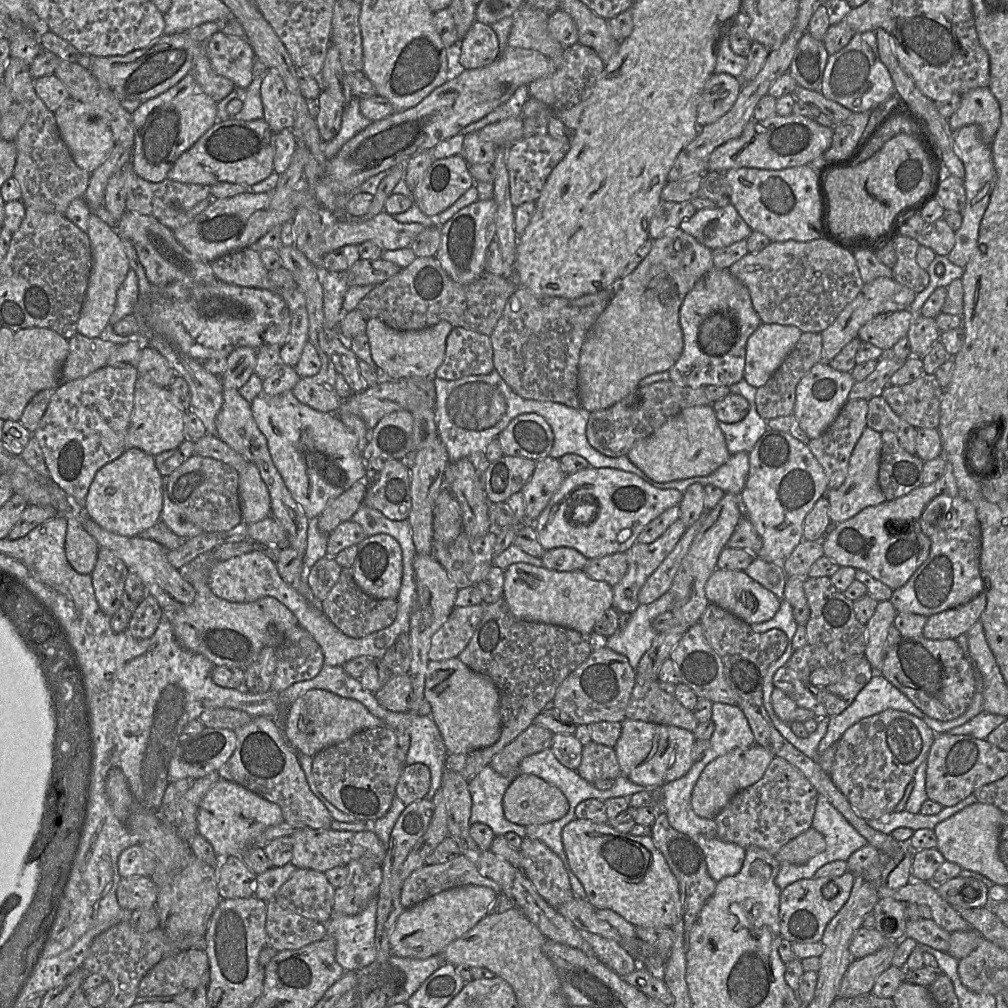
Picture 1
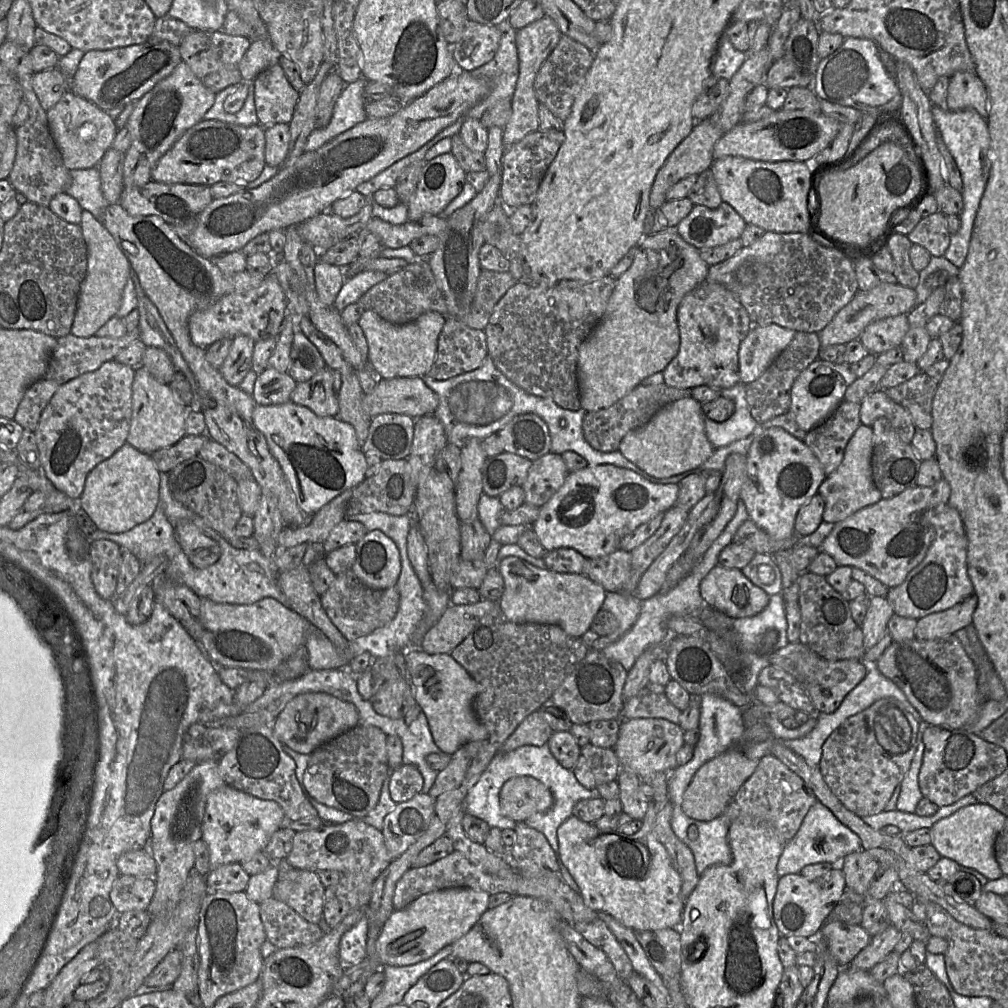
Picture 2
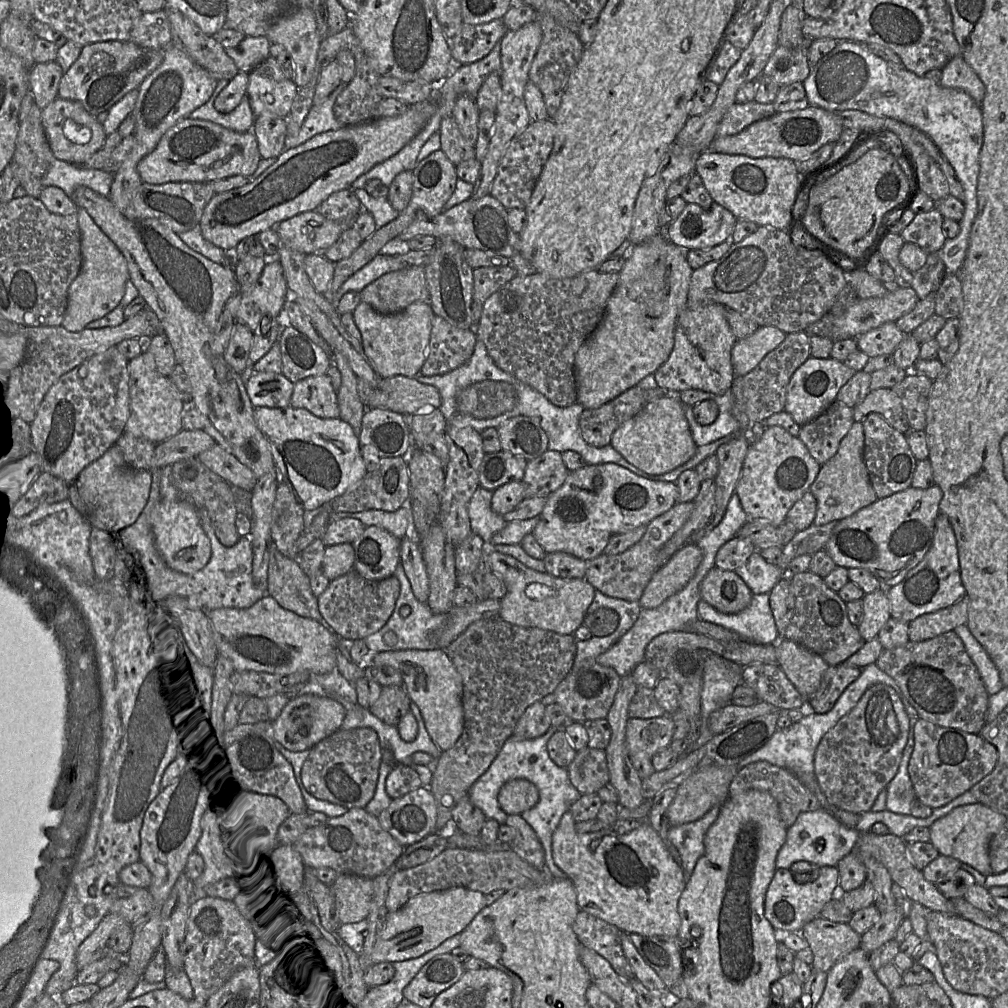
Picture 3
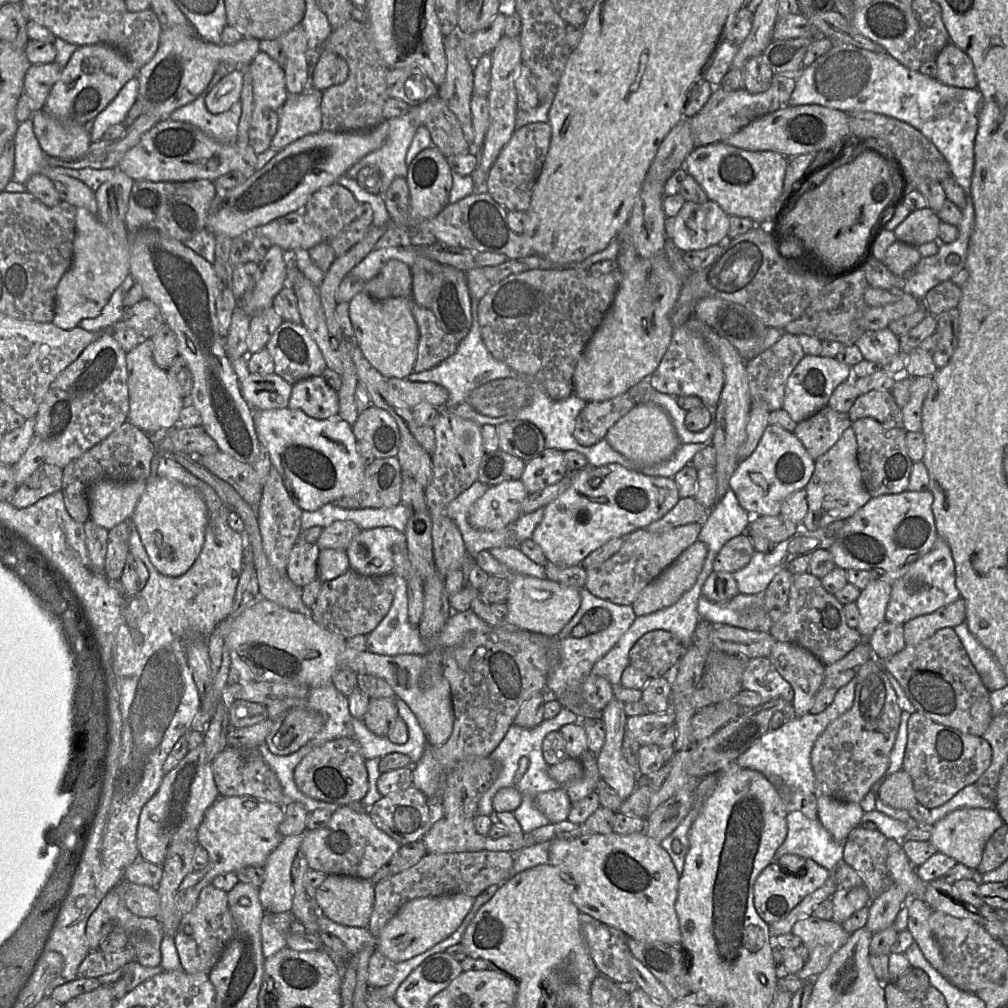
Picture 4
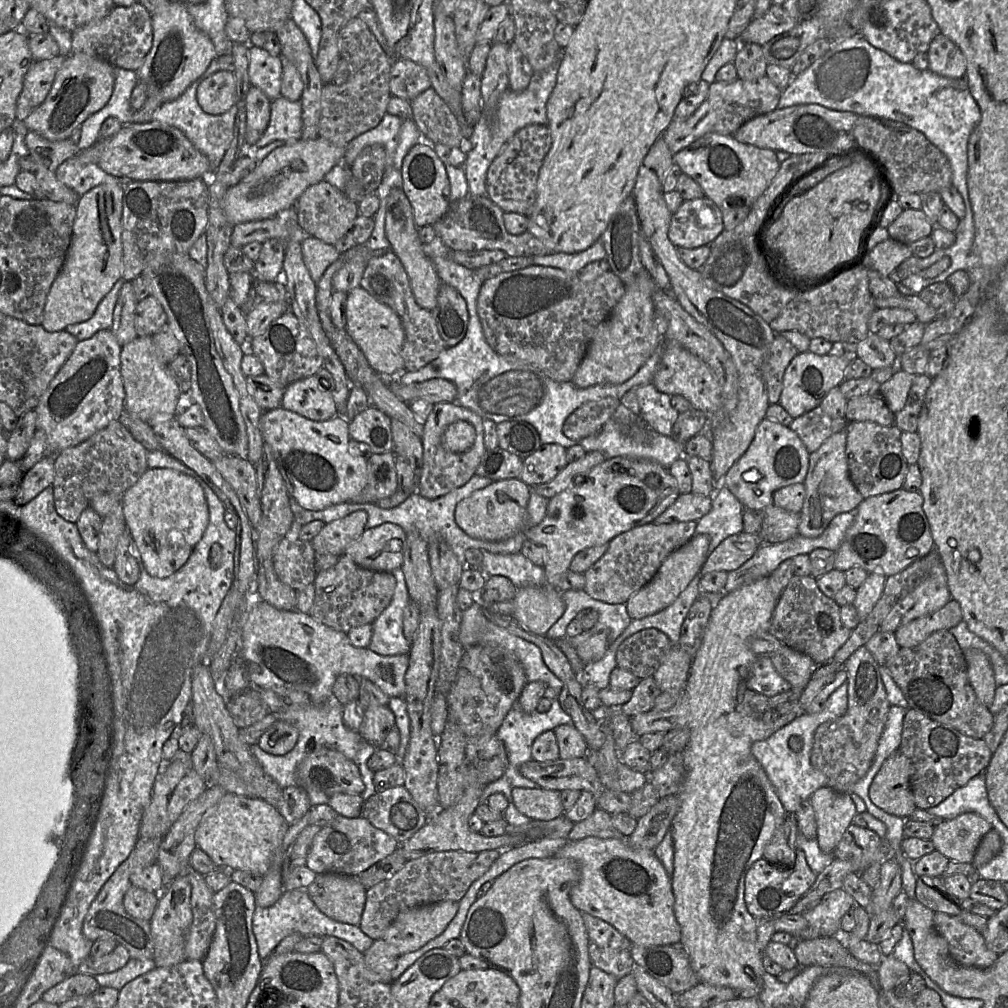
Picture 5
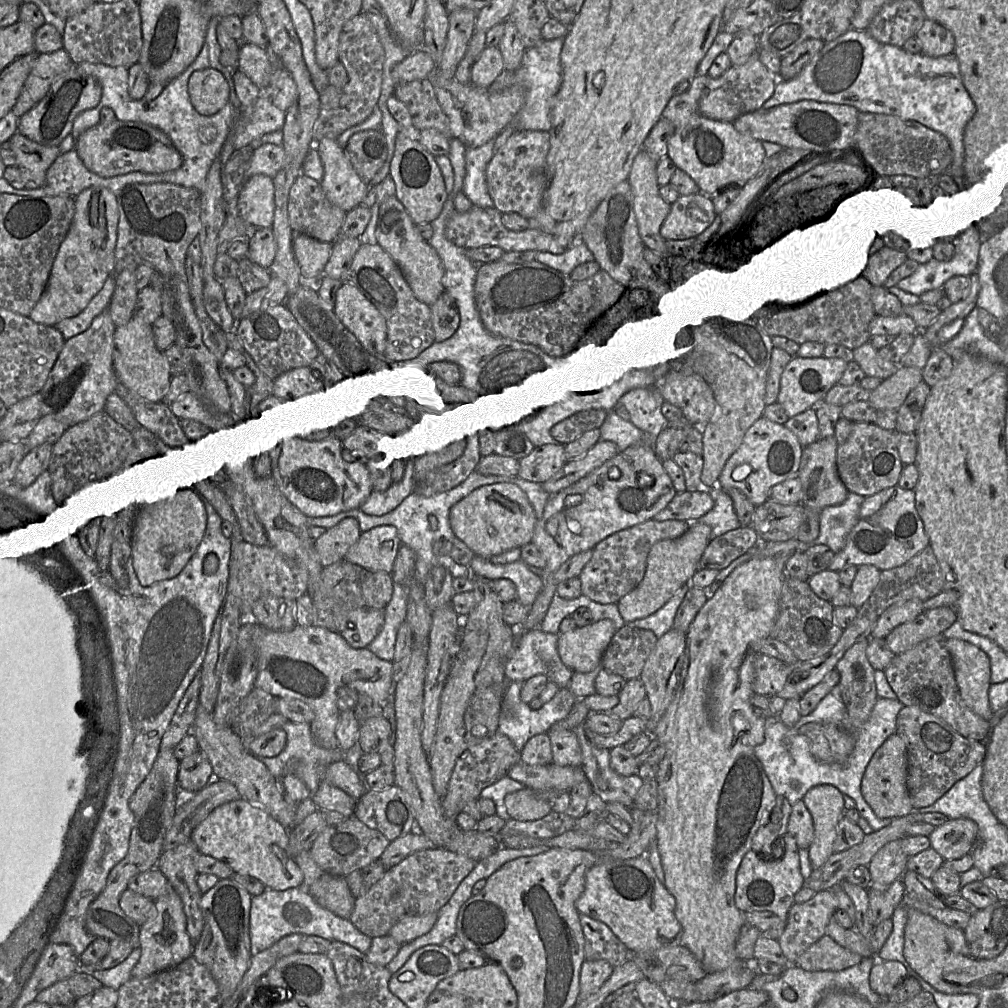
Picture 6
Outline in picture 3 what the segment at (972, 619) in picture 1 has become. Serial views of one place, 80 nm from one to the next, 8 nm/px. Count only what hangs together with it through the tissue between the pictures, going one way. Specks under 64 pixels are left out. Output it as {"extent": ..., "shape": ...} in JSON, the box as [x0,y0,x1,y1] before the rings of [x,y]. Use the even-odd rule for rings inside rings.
{"extent":[908,595,969,641],"shape":[[[965,595],[946,608],[918,616],[908,623],[909,641],[928,640],[966,624],[968,606],[969,598]]]}

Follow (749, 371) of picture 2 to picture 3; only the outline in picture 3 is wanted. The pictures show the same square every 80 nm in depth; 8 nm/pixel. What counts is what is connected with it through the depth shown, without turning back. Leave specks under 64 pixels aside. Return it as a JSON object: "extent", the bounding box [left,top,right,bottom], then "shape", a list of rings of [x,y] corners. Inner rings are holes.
{"extent":[731,326,786,377],"shape":[[[762,326],[750,336],[738,340],[731,356],[735,376],[743,377],[753,370],[769,352],[784,341],[786,335],[774,326]]]}

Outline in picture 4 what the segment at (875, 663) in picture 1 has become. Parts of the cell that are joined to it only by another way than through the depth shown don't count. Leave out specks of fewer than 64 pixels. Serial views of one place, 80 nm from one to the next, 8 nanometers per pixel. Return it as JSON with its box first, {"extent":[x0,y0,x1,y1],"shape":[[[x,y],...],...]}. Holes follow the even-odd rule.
{"extent":[855,577,891,639],"shape":[[[875,577],[861,590],[859,597],[855,601],[859,609],[857,629],[865,639],[868,639],[885,622],[891,584]]]}

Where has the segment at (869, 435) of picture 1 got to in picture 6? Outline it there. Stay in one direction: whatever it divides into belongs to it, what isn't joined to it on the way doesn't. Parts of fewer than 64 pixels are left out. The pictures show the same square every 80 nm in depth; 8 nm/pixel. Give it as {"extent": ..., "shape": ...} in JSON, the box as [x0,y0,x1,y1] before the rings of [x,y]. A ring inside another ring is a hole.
{"extent":[795,436,849,543],"shape":[[[834,436],[818,439],[816,442],[803,448],[798,478],[802,486],[801,504],[804,508],[804,521],[798,529],[795,539],[809,543],[819,535],[819,521],[822,510],[828,506],[840,505],[849,493],[841,481],[836,466],[838,442]]]}

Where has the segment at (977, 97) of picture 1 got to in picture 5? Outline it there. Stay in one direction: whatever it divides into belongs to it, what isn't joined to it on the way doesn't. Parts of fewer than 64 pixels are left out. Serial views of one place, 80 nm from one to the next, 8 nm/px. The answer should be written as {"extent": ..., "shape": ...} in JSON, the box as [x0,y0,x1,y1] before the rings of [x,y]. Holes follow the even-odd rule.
{"extent":[927,33,966,78],"shape":[[[939,33],[927,50],[929,69],[947,78],[964,78],[966,59],[960,48],[947,36]]]}

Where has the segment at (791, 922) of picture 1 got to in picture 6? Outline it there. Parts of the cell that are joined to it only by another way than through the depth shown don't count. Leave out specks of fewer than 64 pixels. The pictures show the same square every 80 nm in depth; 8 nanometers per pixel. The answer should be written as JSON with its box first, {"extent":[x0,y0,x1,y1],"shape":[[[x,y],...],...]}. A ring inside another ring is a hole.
{"extent":[734,831,805,920],"shape":[[[786,831],[782,836],[784,851],[781,859],[769,861],[753,850],[743,857],[736,875],[734,901],[743,912],[769,911],[785,920],[790,907],[795,903],[795,894],[804,886],[805,878],[800,871],[800,849],[793,836]]]}

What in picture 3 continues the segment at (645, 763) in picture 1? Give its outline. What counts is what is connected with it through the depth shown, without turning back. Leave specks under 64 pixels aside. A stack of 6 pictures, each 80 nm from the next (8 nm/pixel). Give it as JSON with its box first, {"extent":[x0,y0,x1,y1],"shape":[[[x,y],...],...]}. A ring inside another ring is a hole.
{"extent":[626,716,675,758],"shape":[[[671,716],[628,718],[626,746],[629,755],[644,753],[650,758],[668,748],[673,740],[675,723]]]}

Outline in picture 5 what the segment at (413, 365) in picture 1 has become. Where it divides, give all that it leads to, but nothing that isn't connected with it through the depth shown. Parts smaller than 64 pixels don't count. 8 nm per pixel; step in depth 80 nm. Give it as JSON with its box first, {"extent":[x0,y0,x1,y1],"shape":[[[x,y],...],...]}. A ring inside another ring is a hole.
{"extent":[346,287,405,380],"shape":[[[361,287],[352,289],[346,297],[346,331],[356,342],[370,366],[386,380],[404,370],[401,355],[405,332],[398,314],[388,305],[378,302]]]}

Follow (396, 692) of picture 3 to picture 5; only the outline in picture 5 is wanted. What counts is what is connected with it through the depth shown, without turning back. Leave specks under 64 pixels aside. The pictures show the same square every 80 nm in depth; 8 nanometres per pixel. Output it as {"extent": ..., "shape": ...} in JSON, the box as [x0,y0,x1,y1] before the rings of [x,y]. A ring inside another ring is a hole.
{"extent":[359,706,395,747],"shape":[[[371,706],[365,710],[359,732],[367,742],[382,747],[395,721],[395,715],[388,706]]]}

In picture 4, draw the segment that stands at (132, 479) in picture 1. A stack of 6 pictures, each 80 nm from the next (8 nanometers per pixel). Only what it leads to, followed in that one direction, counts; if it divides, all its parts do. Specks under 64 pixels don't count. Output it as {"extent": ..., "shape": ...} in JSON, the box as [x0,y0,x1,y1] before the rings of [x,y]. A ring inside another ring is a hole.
{"extent":[87,479,146,530],"shape":[[[102,479],[87,491],[89,518],[110,530],[123,521],[131,521],[135,507],[146,487],[146,480],[116,482]]]}

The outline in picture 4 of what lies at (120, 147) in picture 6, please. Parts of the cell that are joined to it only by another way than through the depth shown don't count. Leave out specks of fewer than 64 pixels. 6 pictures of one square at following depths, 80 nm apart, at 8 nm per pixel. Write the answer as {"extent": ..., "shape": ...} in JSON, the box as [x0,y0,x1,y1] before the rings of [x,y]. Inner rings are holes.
{"extent":[116,119,257,181],"shape":[[[165,119],[159,120],[142,135],[139,143],[125,154],[116,169],[134,181],[215,181],[231,171],[240,171],[250,177],[256,164],[257,154],[250,145],[221,144],[190,123]]]}

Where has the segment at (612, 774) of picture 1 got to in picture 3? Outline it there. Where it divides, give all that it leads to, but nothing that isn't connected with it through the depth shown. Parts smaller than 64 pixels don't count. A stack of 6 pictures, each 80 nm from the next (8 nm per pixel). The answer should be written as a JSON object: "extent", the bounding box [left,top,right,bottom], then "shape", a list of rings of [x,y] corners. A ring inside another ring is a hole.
{"extent":[567,746,609,795],"shape":[[[586,746],[567,767],[569,779],[581,795],[597,793],[609,782],[605,750]]]}

